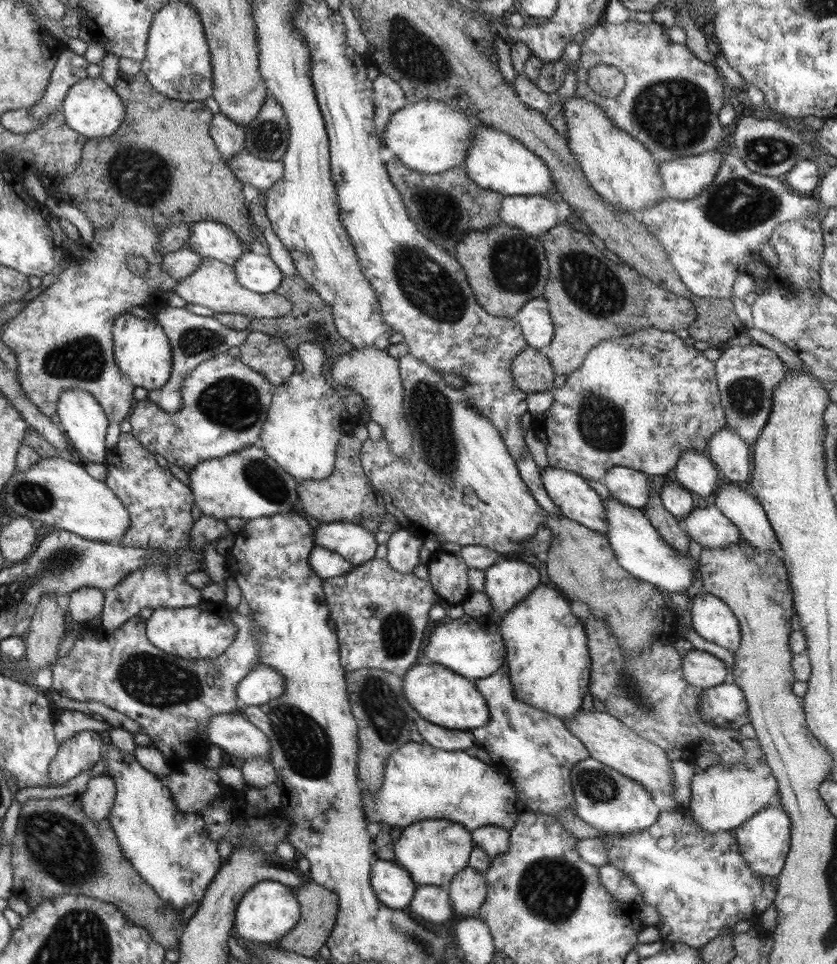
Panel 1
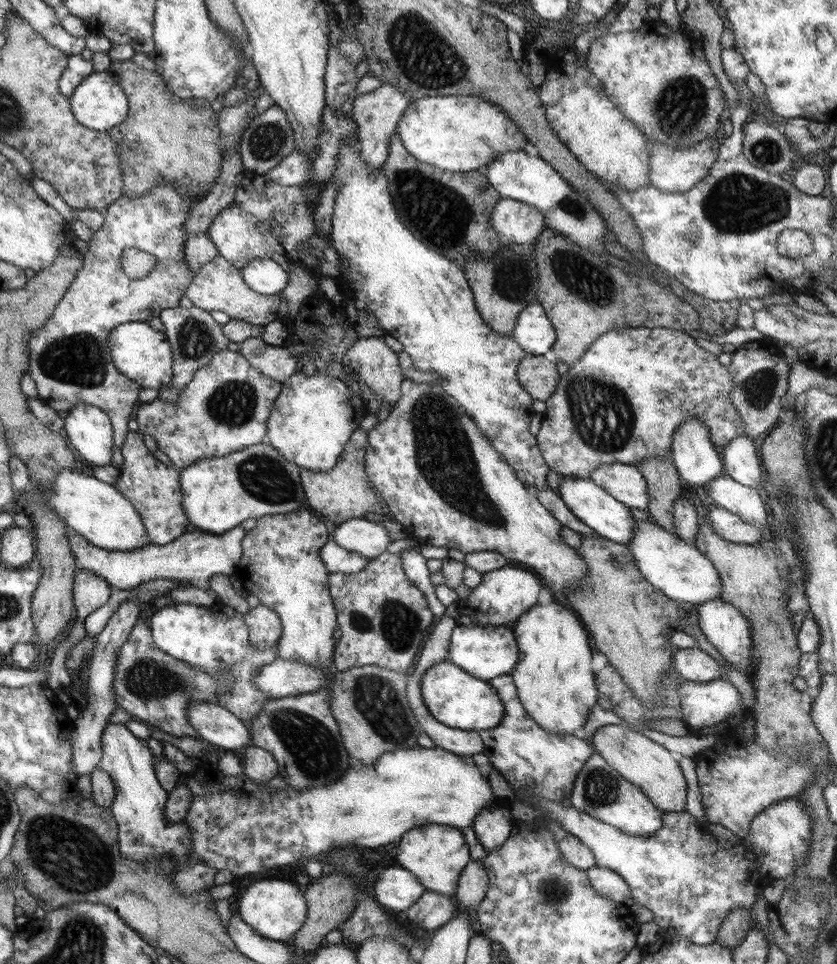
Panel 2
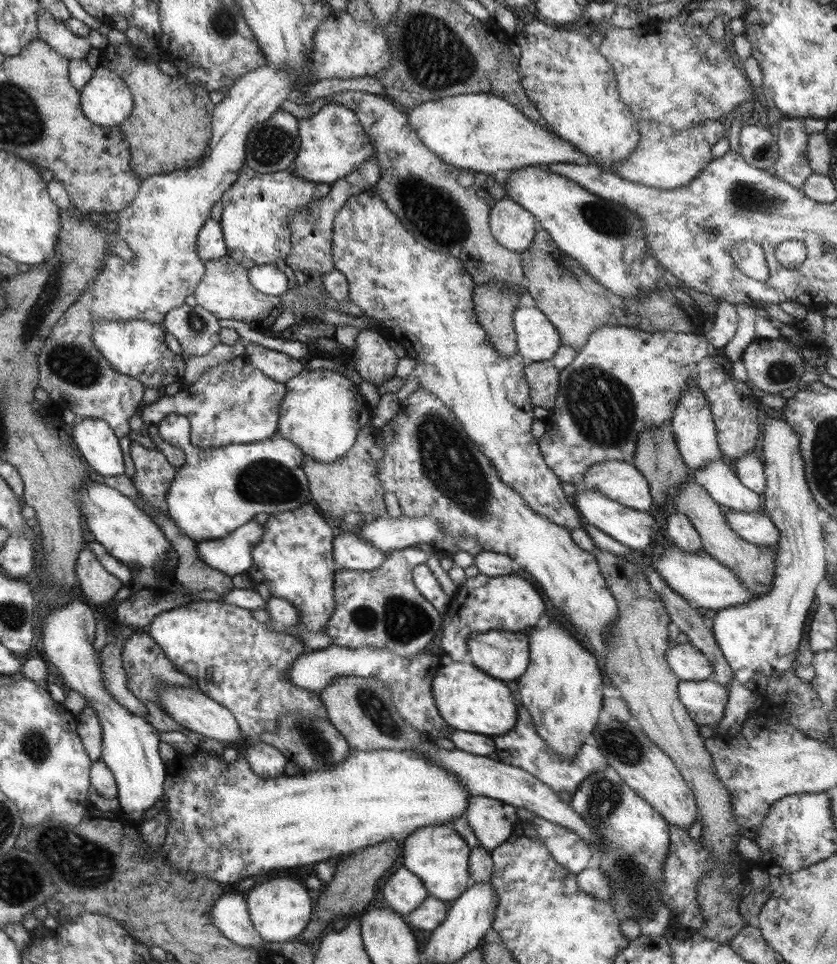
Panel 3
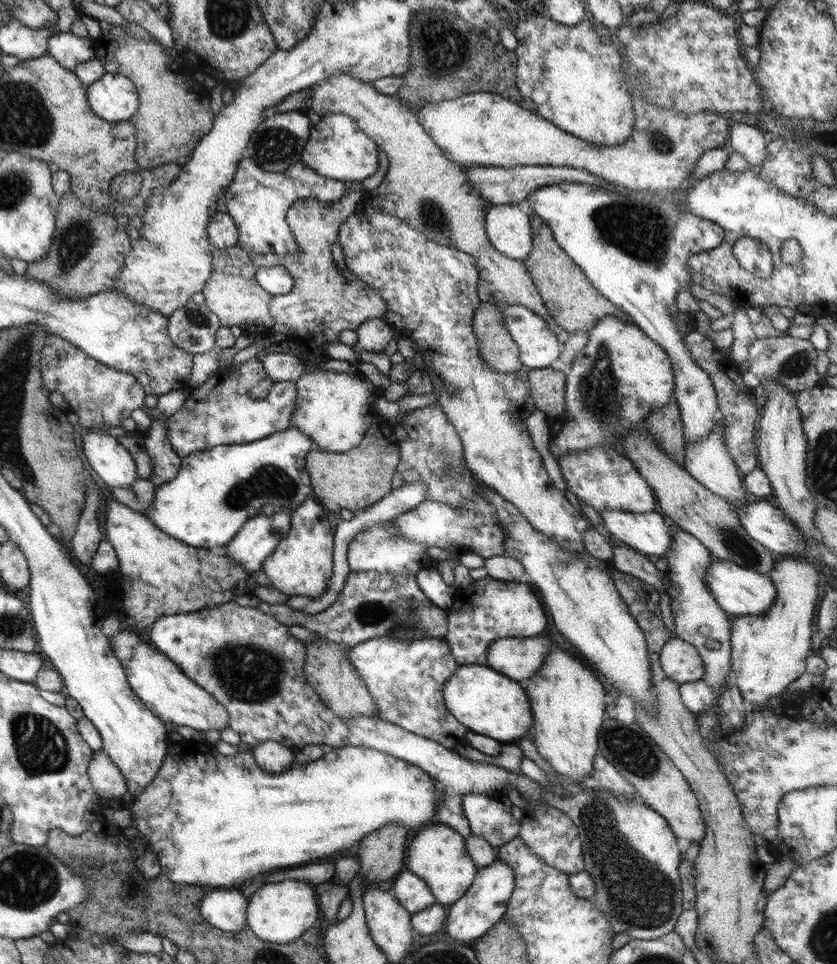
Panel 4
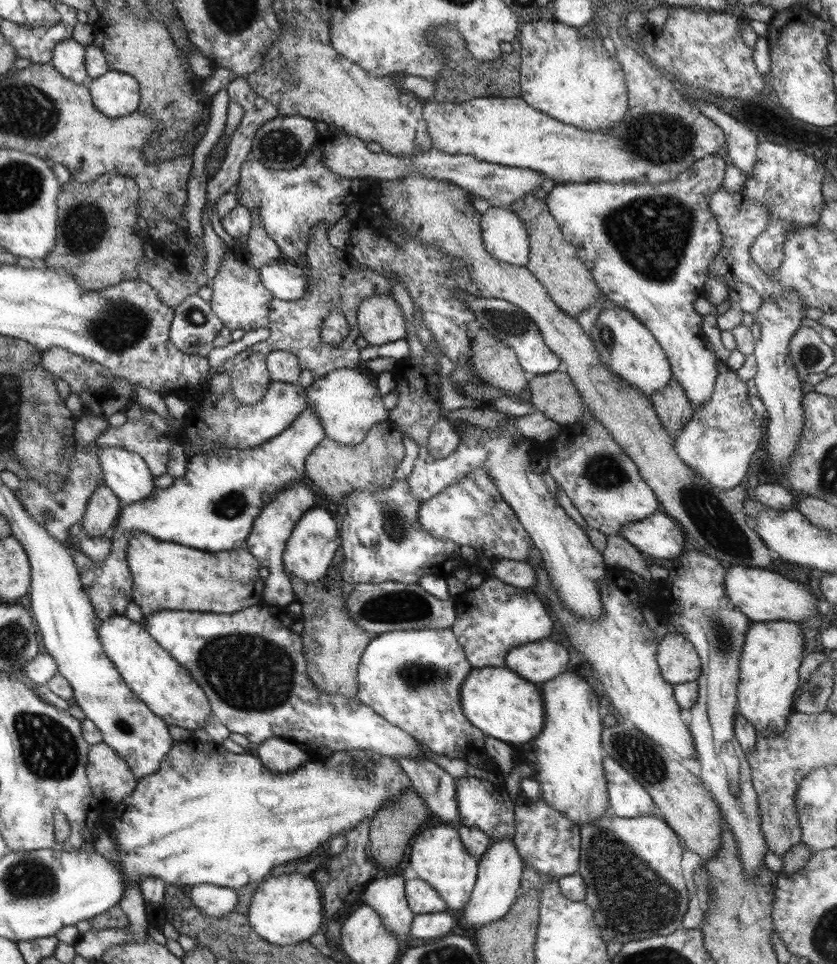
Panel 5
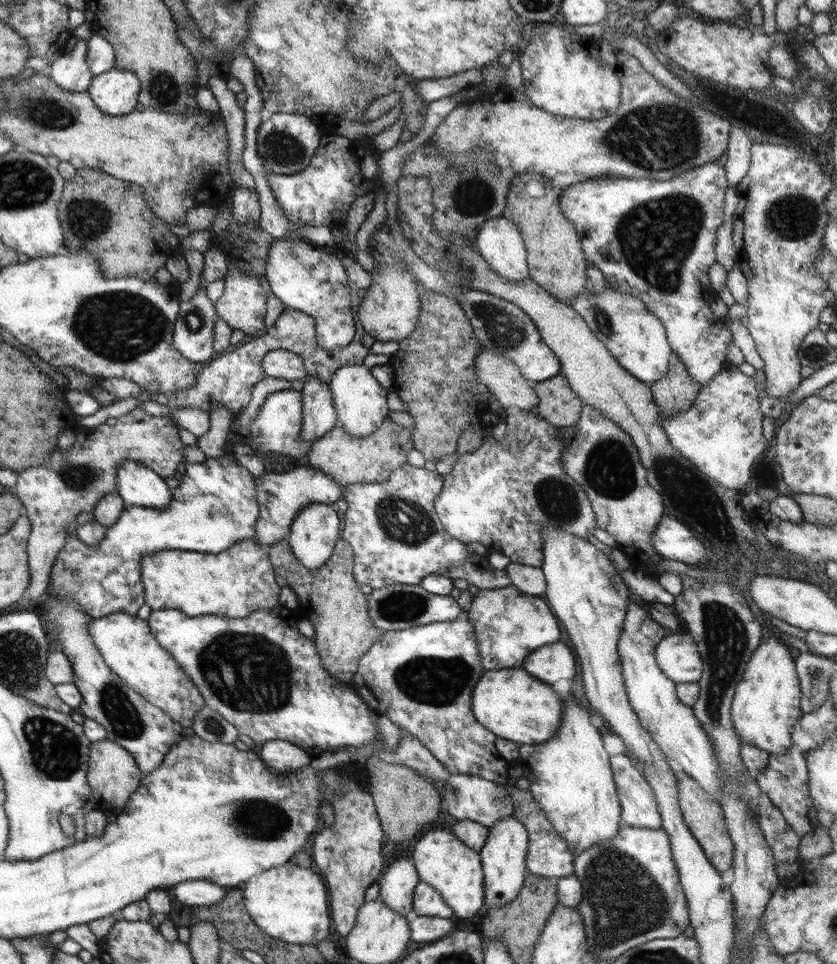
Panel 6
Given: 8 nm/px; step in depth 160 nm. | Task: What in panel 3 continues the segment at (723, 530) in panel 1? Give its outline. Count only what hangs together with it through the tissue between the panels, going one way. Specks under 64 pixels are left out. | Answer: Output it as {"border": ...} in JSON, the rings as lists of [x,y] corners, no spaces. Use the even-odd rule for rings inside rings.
{"border":[[[725,510],[724,516],[728,526],[742,540],[761,547],[768,547],[778,542],[779,530],[764,510],[758,512]]]}

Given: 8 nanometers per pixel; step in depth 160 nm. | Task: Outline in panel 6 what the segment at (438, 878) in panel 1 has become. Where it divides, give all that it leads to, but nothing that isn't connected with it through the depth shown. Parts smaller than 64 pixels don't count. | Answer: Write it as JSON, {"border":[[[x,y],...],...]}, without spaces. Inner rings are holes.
{"border":[[[448,830],[424,833],[412,852],[414,867],[421,882],[433,886],[460,918],[472,918],[484,904],[484,872],[479,852],[463,844]]]}

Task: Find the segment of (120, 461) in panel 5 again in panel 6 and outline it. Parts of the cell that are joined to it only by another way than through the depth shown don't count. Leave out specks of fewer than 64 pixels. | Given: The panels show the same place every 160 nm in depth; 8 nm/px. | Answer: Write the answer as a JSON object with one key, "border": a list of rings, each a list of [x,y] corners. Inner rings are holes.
{"border":[[[134,460],[120,464],[117,493],[126,504],[153,509],[166,508],[172,498],[171,484]]]}

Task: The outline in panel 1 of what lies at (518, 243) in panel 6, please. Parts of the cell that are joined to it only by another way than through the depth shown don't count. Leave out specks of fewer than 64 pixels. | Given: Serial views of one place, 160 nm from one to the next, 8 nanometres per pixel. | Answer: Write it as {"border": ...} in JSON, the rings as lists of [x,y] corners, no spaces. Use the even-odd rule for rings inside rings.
{"border":[[[544,195],[505,196],[499,217],[535,237],[559,225],[556,203]]]}

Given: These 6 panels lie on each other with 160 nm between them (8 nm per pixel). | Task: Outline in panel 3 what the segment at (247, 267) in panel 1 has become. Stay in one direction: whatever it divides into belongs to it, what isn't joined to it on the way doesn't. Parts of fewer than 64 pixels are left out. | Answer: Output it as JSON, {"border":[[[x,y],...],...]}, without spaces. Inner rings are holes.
{"border":[[[259,264],[249,268],[248,272],[252,286],[262,294],[280,297],[289,291],[288,278],[276,264]]]}

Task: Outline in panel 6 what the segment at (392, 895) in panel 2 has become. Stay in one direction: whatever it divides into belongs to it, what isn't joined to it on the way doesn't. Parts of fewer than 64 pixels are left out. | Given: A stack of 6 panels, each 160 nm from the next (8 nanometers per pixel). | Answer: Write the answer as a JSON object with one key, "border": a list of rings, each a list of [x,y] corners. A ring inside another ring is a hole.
{"border":[[[420,882],[413,890],[413,915],[449,919],[453,915],[453,910],[433,886]]]}

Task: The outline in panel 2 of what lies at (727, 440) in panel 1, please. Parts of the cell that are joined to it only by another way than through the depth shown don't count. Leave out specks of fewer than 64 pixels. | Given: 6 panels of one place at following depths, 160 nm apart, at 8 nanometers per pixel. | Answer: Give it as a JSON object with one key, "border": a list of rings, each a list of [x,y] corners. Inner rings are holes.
{"border":[[[744,435],[732,439],[720,448],[726,474],[741,485],[755,489],[762,480],[762,458],[759,448]]]}

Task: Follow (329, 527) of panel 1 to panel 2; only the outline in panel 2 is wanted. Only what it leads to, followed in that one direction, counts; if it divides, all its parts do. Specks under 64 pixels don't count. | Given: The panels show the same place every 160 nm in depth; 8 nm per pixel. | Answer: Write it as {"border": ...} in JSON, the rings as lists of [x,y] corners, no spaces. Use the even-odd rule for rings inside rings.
{"border":[[[366,518],[344,521],[337,525],[330,537],[344,550],[357,552],[368,559],[386,552],[392,542],[382,523],[368,521]]]}

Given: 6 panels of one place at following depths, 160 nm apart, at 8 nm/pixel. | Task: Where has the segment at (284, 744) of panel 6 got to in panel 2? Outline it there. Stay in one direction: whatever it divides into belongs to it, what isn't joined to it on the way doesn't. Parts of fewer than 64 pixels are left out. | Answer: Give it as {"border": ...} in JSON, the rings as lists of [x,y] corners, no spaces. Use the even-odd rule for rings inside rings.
{"border":[[[254,745],[246,748],[243,764],[243,773],[254,782],[269,782],[278,775],[279,766],[274,755]]]}

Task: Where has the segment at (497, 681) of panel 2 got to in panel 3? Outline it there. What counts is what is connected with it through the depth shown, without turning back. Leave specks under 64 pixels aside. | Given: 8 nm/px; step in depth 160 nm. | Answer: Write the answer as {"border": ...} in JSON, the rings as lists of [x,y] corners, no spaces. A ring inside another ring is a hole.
{"border":[[[512,684],[507,685],[514,695],[516,704],[518,704],[517,721],[511,731],[493,737],[498,761],[525,770],[528,774],[535,776],[559,794],[562,792],[575,793],[580,783],[587,776],[608,765],[603,752],[597,746],[586,743],[579,748],[573,759],[567,759],[559,754],[554,754],[549,749],[548,743],[537,733],[531,714],[526,710],[525,706],[521,705],[516,688],[512,688]]]}

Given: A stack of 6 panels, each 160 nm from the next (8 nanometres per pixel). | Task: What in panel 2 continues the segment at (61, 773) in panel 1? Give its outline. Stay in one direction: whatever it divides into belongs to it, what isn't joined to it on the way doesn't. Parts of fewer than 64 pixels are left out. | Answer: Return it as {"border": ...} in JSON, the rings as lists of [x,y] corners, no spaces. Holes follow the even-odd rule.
{"border":[[[128,598],[124,600],[116,612],[112,614],[104,630],[97,634],[97,647],[93,650],[93,658],[86,670],[86,692],[79,704],[80,715],[73,722],[74,730],[70,732],[72,751],[71,769],[80,777],[91,772],[99,766],[102,759],[102,734],[109,723],[108,717],[118,707],[114,700],[112,681],[114,680],[116,655],[119,648],[127,642],[128,635],[138,622],[140,617],[140,600],[138,598]]]}

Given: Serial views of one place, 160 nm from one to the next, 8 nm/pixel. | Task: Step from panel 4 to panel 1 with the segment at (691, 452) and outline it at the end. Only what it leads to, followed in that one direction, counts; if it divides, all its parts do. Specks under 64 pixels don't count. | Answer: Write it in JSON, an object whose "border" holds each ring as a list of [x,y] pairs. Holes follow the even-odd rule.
{"border":[[[726,482],[722,485],[718,492],[711,498],[714,498],[712,502],[720,509],[720,512],[726,516],[726,518],[729,518],[732,524],[738,527],[742,540],[750,543],[757,549],[757,552],[771,550],[772,544],[777,541],[777,536],[763,506],[760,506],[757,499],[754,499],[754,497],[746,493],[746,491],[738,487],[738,485],[733,485],[732,482]]]}

